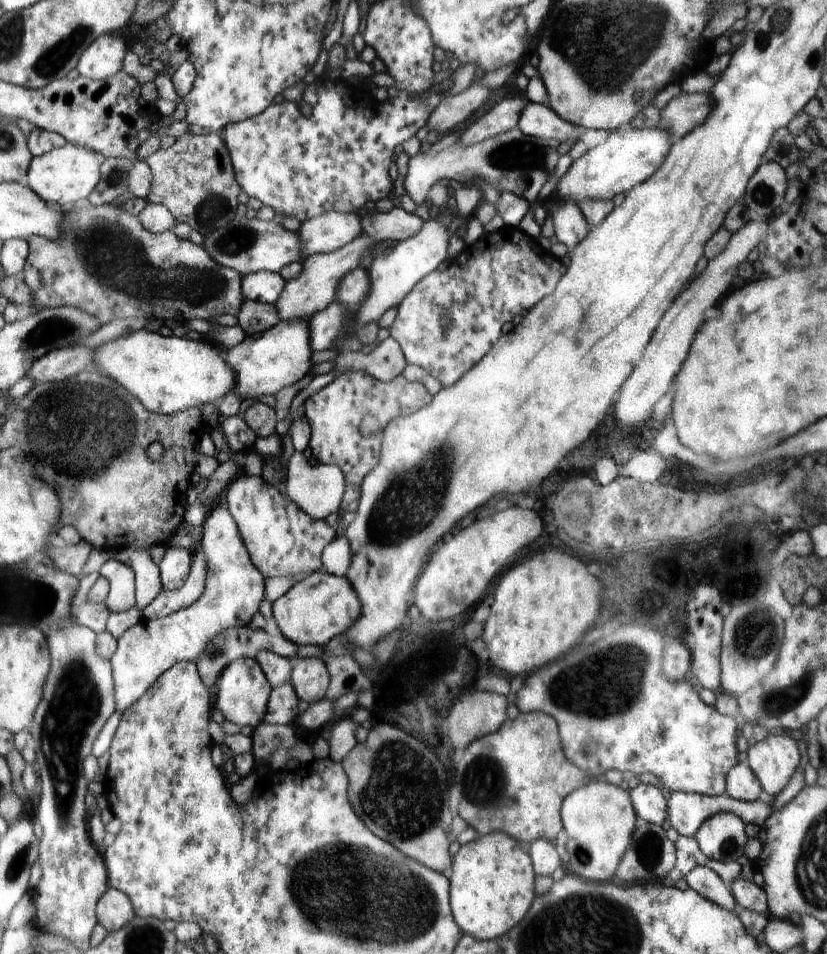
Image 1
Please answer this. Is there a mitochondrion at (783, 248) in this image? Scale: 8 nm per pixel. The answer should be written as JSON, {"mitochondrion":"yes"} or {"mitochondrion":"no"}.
{"mitochondrion":"no"}

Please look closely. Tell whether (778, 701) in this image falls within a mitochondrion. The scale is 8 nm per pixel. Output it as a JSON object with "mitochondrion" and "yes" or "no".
{"mitochondrion":"yes"}

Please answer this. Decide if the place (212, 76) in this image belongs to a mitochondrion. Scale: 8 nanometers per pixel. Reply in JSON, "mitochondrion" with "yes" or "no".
{"mitochondrion":"no"}

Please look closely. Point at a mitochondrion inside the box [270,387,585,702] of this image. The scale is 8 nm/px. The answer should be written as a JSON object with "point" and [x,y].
{"point":[412,498]}

